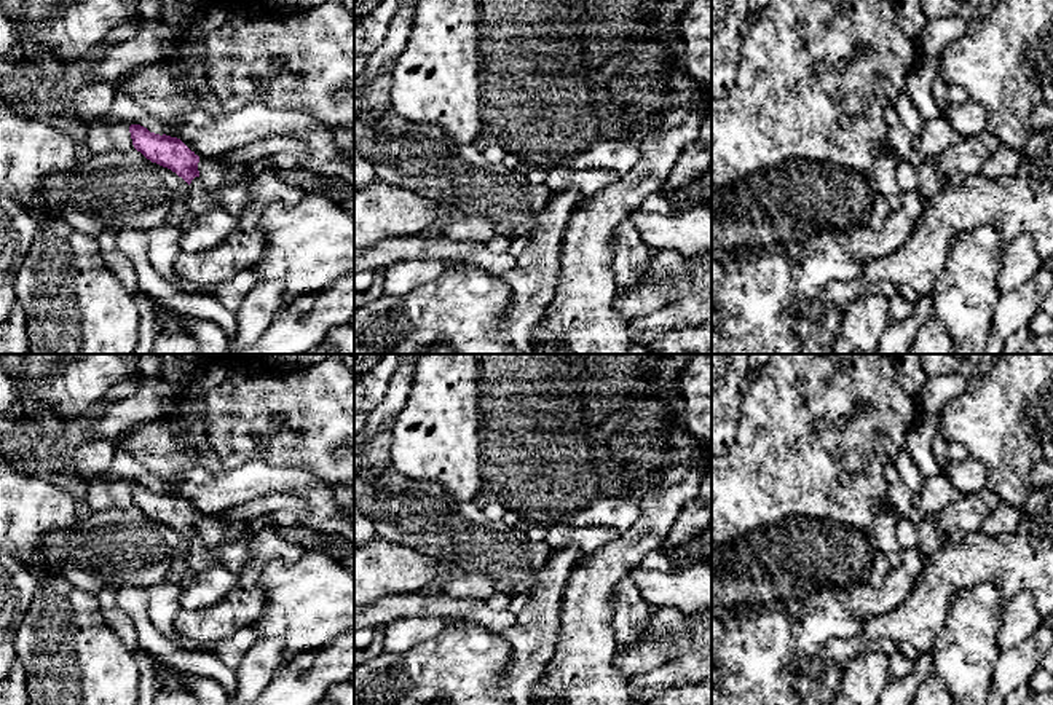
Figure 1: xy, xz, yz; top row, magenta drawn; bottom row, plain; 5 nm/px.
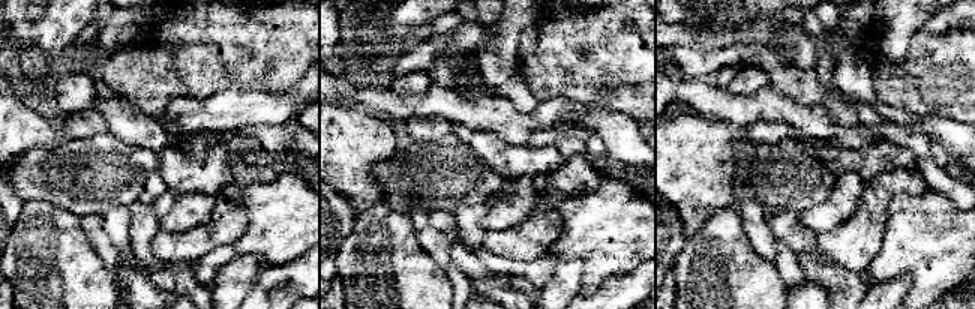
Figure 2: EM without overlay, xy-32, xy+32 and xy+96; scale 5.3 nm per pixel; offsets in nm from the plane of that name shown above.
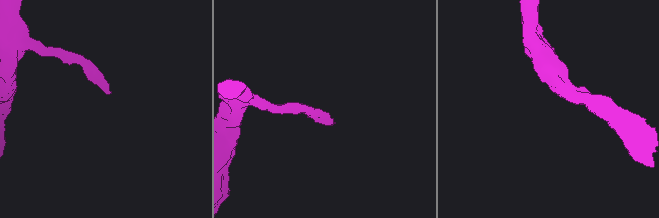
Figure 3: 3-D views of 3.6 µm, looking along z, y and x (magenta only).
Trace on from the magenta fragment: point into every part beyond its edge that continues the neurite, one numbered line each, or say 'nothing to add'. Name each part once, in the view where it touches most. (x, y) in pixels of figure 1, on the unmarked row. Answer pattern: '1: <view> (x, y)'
1: xy (214, 531)

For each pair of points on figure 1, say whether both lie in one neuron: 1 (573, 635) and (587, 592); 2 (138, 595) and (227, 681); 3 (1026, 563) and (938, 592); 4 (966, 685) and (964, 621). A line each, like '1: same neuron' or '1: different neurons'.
1: same neuron
2: same neuron
3: same neuron
4: same neuron

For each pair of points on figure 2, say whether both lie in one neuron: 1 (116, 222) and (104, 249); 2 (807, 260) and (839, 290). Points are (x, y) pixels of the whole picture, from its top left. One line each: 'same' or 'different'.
1: different
2: same

